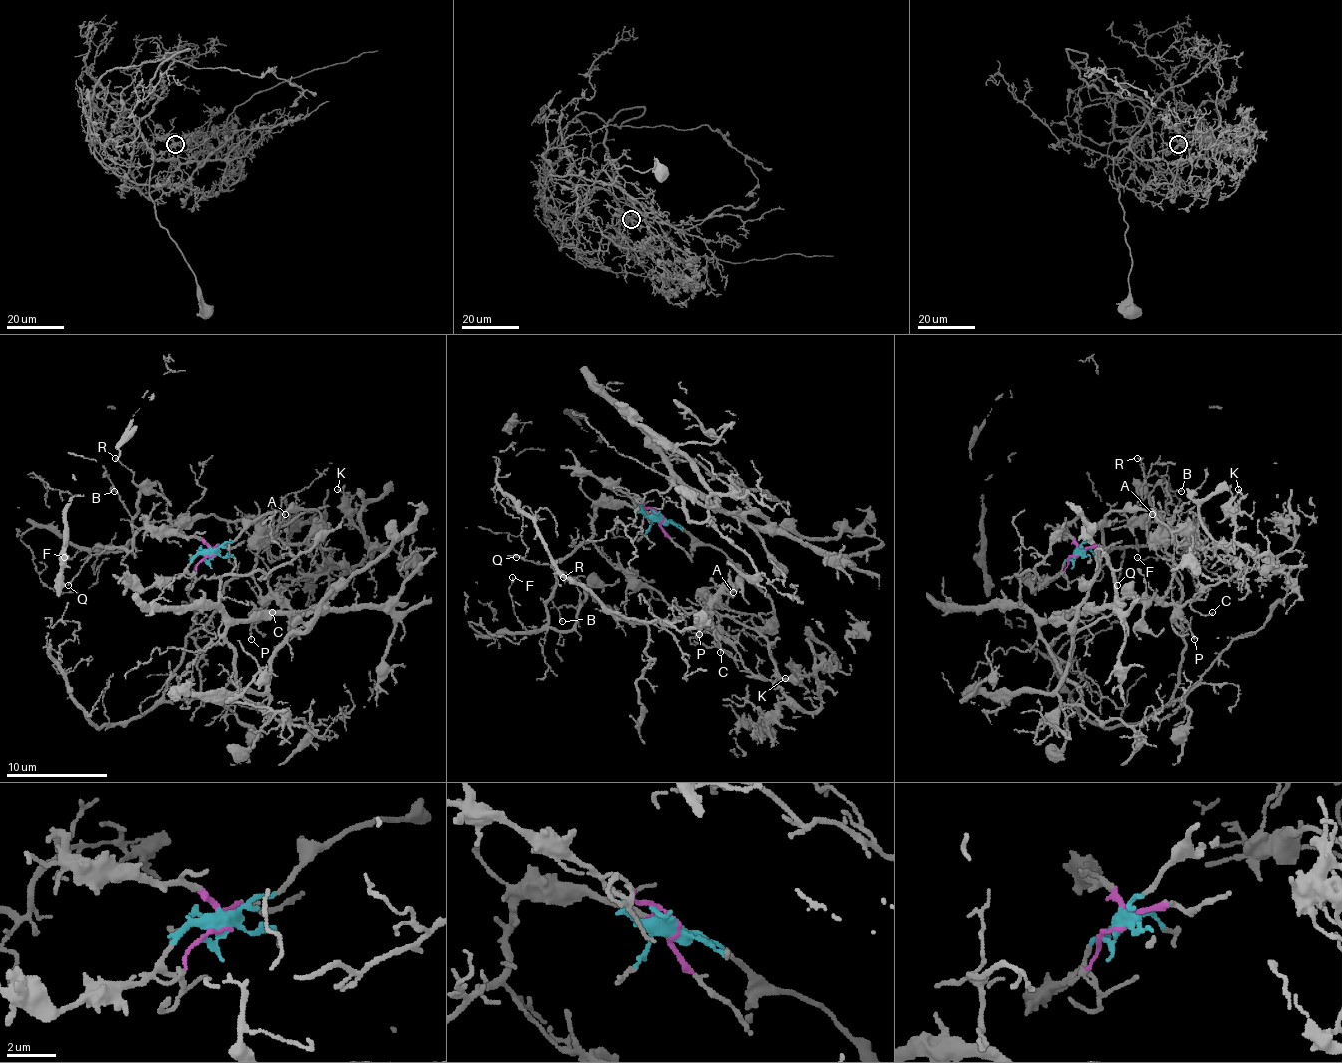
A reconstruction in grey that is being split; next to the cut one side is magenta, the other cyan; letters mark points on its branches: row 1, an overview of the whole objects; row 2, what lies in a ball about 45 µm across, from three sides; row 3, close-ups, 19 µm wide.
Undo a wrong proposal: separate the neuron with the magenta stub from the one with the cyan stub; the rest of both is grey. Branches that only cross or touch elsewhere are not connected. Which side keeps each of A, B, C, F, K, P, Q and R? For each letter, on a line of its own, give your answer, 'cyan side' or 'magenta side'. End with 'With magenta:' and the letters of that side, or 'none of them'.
A: cyan side
B: magenta side
C: cyan side
F: magenta side
K: cyan side
P: cyan side
Q: magenta side
R: magenta side
With magenta: B, F, Q, R

